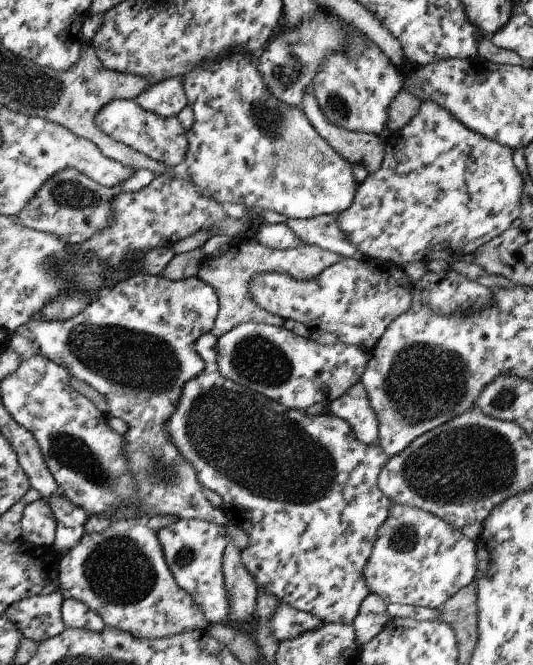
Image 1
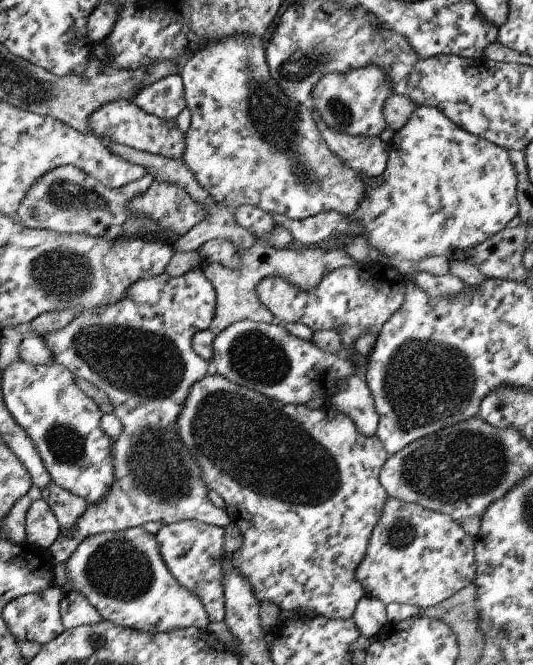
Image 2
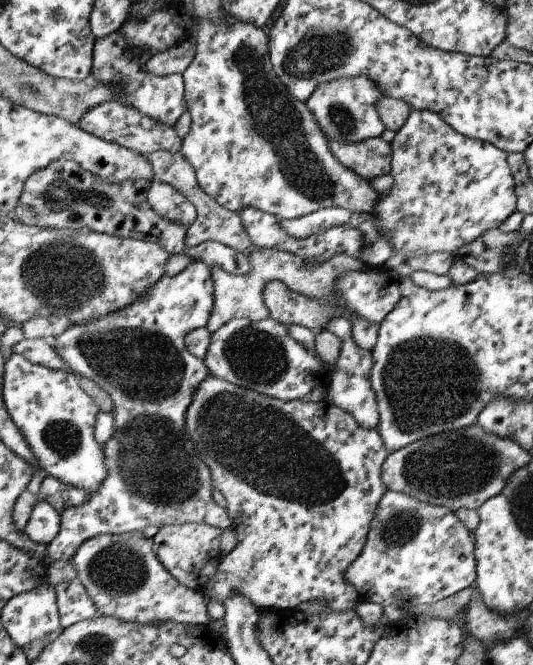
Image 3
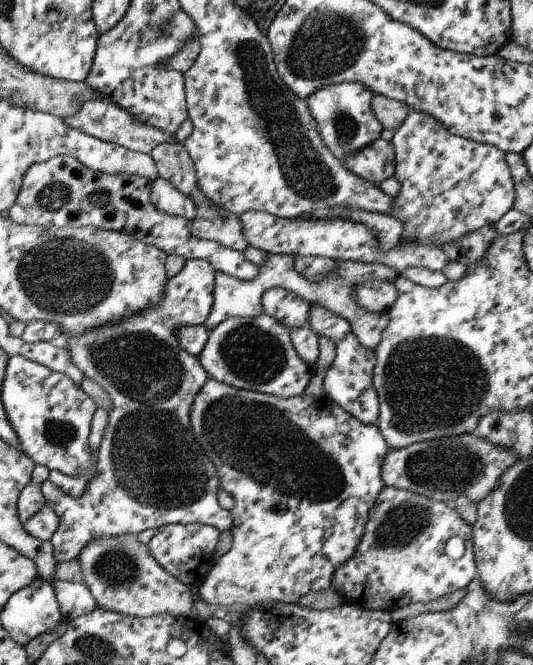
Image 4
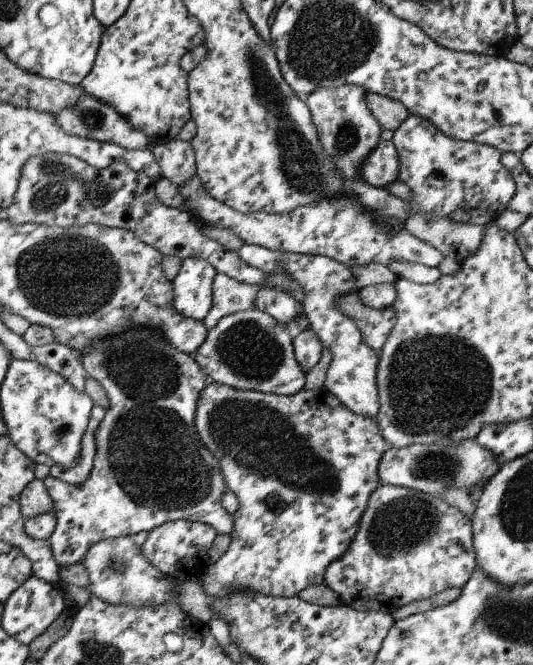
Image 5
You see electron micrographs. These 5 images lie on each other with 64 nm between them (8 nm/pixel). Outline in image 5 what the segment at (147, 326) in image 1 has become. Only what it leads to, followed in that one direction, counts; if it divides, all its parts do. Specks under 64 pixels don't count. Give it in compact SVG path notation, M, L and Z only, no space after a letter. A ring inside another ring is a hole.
M197 257L180 259L178 270L172 280L174 311L201 321L211 308L211 285L217 271L205 259ZM137 327L136 329L127 329L125 333L118 334L117 337L108 337L105 341L100 341L97 345L90 345L89 349L79 351L82 362L82 367L89 377L94 378L105 389L108 397L108 407L104 409L104 415L101 422L97 425L94 432L95 439L95 454L92 460L92 467L89 474L79 483L63 482L61 479L53 478L51 475L46 475L42 481L46 488L47 494L52 500L52 513L57 519L55 526L47 542L50 543L50 549L54 557L54 561L59 567L70 567L76 563L83 562L88 550L99 541L114 539L115 537L125 537L137 532L147 532L154 529L167 521L183 519L188 521L202 522L203 524L214 527L218 535L229 535L231 526L234 526L234 518L231 518L223 506L221 506L221 496L225 492L225 485L222 471L220 470L220 462L214 455L207 450L203 441L198 441L199 434L195 428L195 412L198 398L201 396L201 391L205 388L209 381L206 373L194 361L191 355L187 355L182 351L178 351L172 347L163 337L158 334L158 331L147 329L146 327Z

